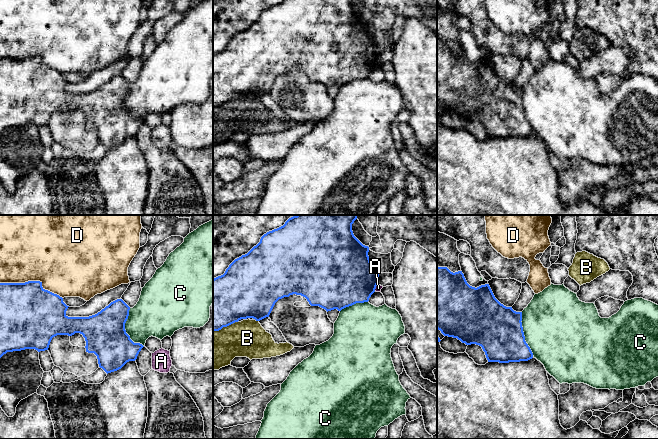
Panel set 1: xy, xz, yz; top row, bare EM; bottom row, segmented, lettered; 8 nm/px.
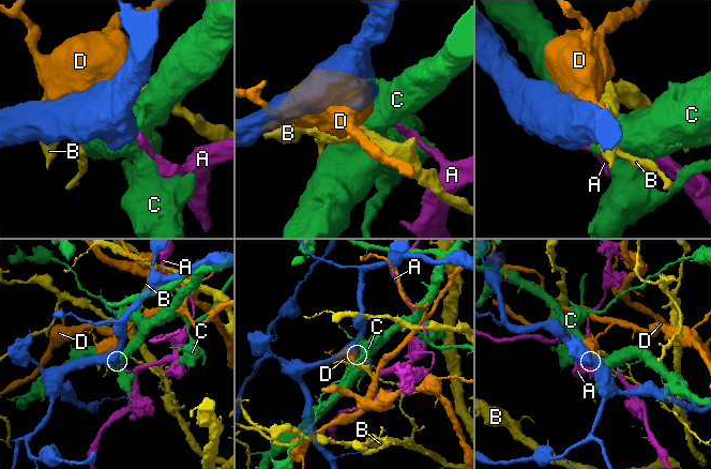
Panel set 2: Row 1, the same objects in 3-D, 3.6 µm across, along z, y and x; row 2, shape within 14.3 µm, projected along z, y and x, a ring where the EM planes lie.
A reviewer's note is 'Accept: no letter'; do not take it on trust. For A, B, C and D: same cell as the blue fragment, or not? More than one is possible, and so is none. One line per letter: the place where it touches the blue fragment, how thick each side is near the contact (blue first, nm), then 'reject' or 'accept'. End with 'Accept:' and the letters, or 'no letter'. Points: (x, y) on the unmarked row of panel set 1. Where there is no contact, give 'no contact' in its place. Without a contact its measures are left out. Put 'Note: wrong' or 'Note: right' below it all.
A: xz (375, 63) | 440/50 nm | reject
B: xz (225, 102) | 400/300 nm | reject
C: xy (125, 106) | 340/320 nm | reject
D: xy (32, 57) | 440/460 nm | reject
Accept: no letter
Note: right

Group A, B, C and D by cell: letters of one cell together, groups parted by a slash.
A / B / C / D

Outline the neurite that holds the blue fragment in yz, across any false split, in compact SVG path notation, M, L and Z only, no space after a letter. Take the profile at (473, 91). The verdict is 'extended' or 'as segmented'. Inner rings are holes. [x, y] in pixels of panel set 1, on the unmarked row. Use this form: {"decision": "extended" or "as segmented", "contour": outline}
{"decision": "as segmented", "contour": "M437 43L437 105L444 112L481 122L488 138L528 137L533 129L525 117L521 97L522 88L501 80L489 60L475 64L467 59L462 47L453 49L447 43Z"}

